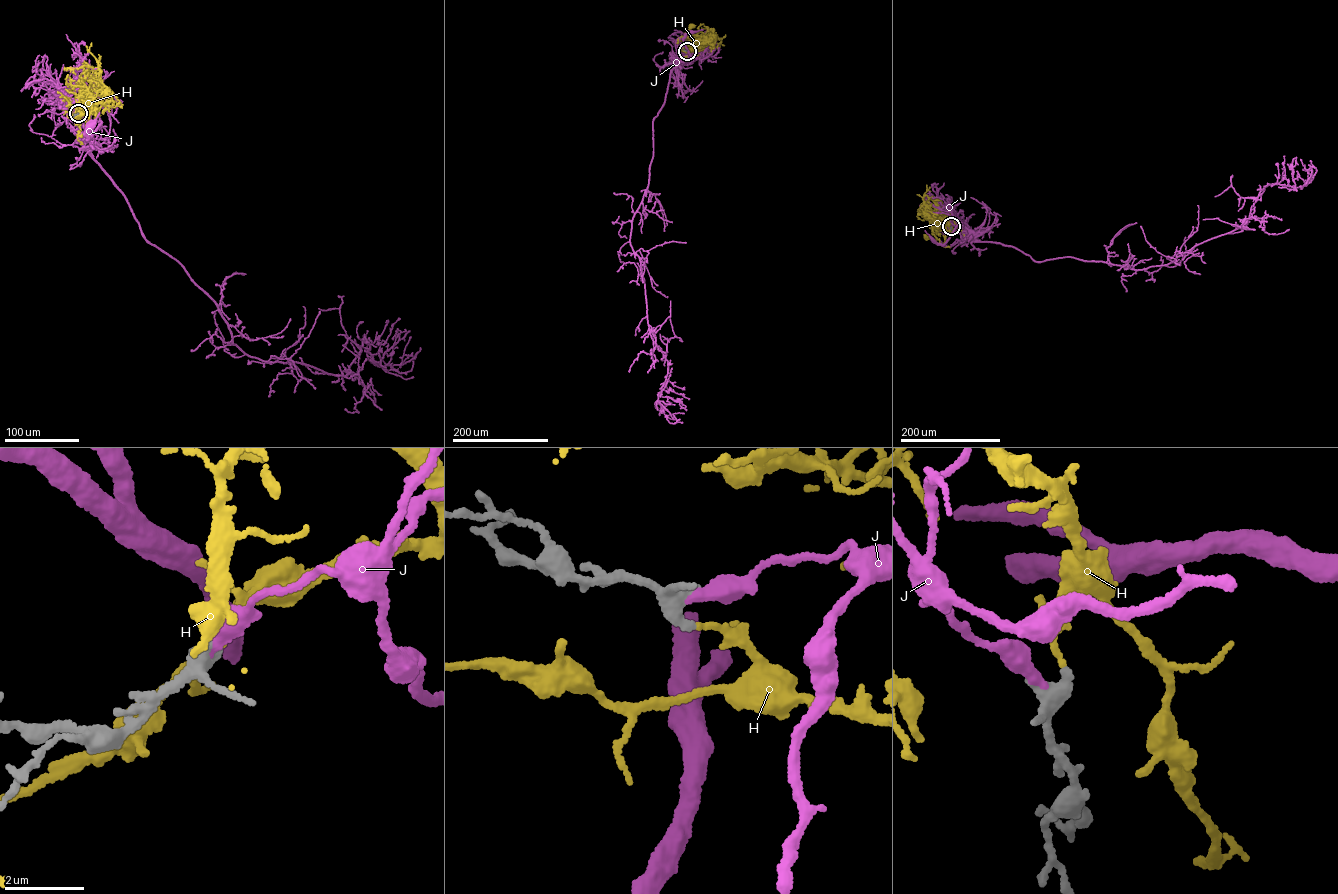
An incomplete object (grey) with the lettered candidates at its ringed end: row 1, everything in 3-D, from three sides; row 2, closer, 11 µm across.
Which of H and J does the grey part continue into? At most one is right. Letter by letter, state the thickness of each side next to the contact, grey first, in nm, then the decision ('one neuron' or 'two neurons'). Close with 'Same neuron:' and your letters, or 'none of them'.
H: 320 nm thick on the grey side, 150 nm on the other; one neuron
J: 360 nm thick on the grey side, 400 nm on the other; two neurons
Same neuron: H

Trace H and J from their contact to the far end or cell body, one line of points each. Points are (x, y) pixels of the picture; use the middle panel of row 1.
H: (687, 51), (692, 49), (694, 42), (693, 33), (684, 33), (693, 26)
J: (686, 50), (686, 65), (692, 61), (683, 38), (690, 31)

